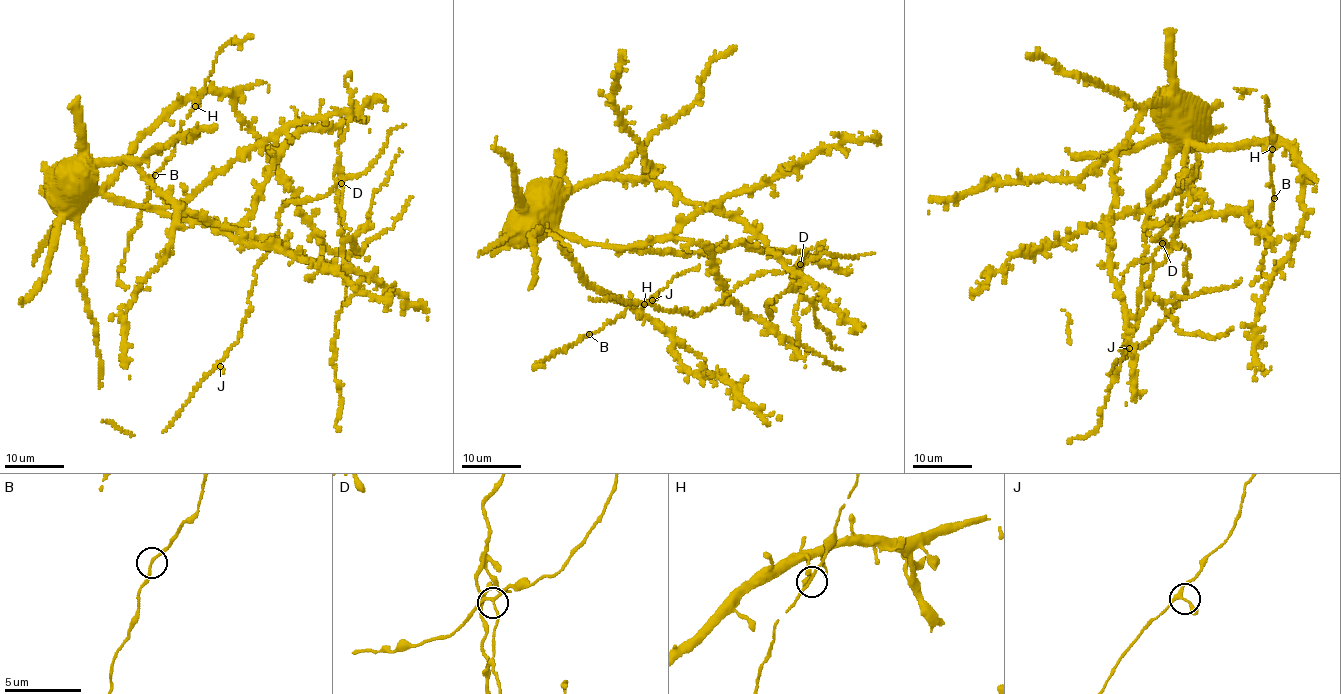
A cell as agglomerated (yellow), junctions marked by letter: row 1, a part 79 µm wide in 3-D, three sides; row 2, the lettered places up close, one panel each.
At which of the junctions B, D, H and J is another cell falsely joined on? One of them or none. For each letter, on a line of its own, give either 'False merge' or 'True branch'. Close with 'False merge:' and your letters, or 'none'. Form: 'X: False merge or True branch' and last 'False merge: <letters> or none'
B: True branch
D: False merge
H: True branch
J: True branch
False merge: D

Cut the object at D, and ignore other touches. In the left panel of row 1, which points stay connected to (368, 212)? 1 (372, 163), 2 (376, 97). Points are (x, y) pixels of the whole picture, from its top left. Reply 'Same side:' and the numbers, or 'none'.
Same side: none

